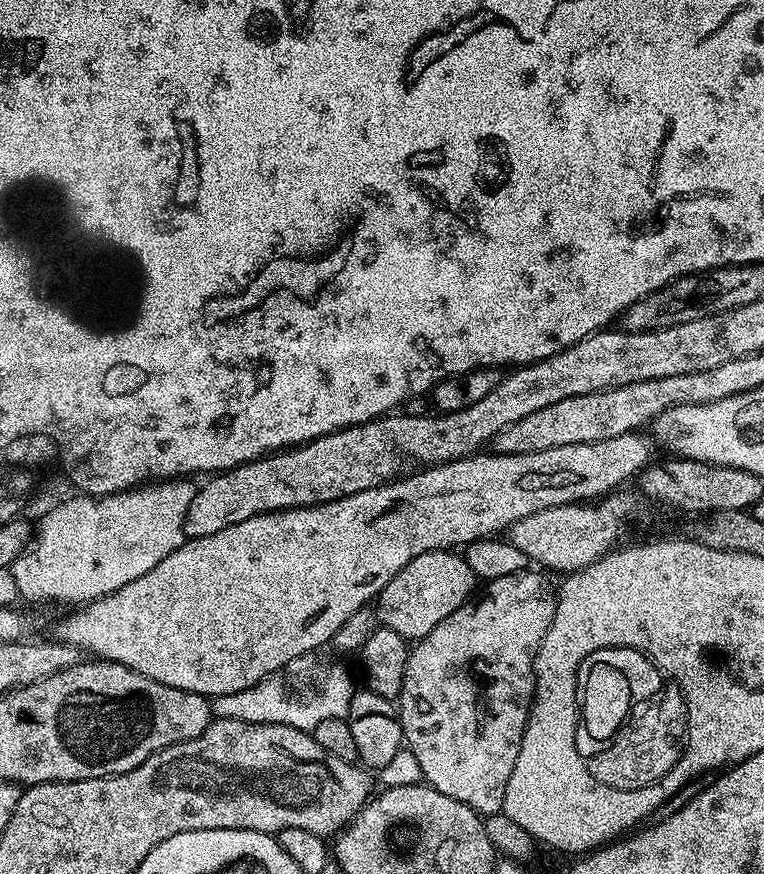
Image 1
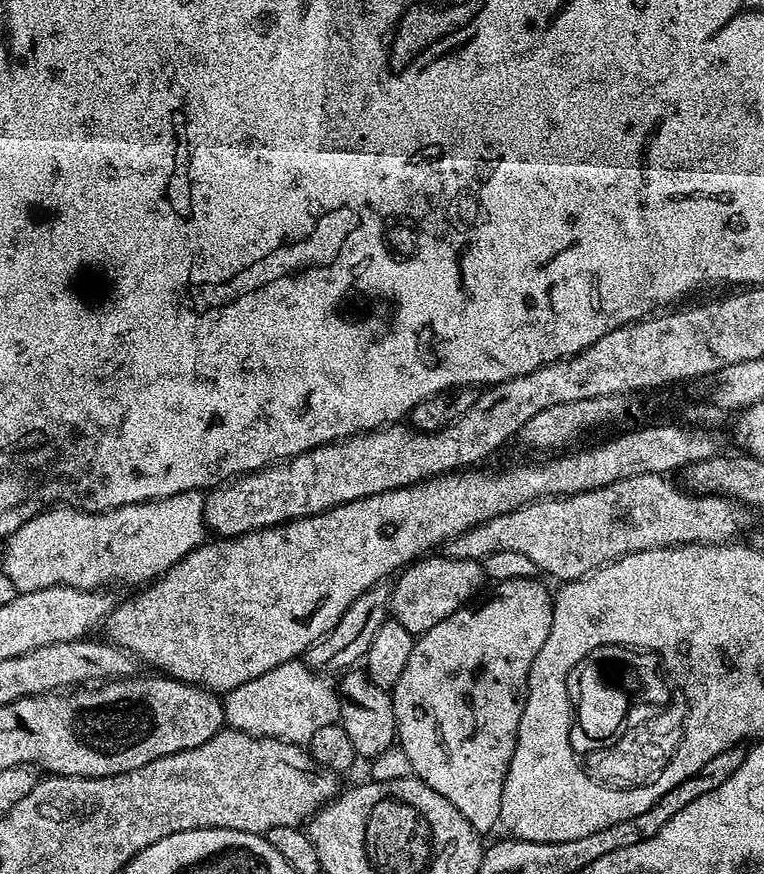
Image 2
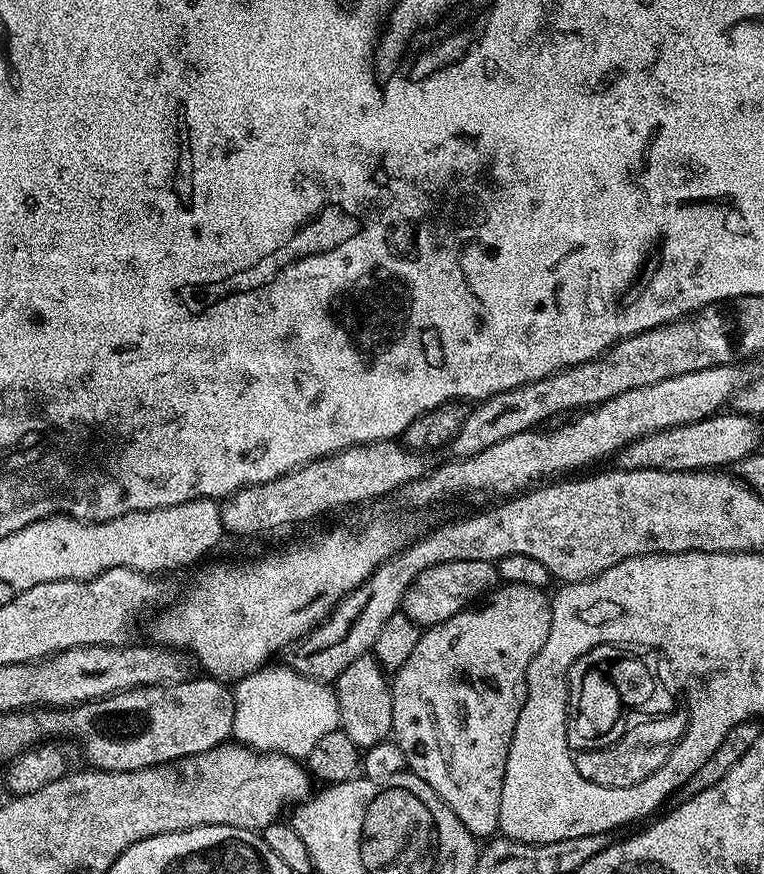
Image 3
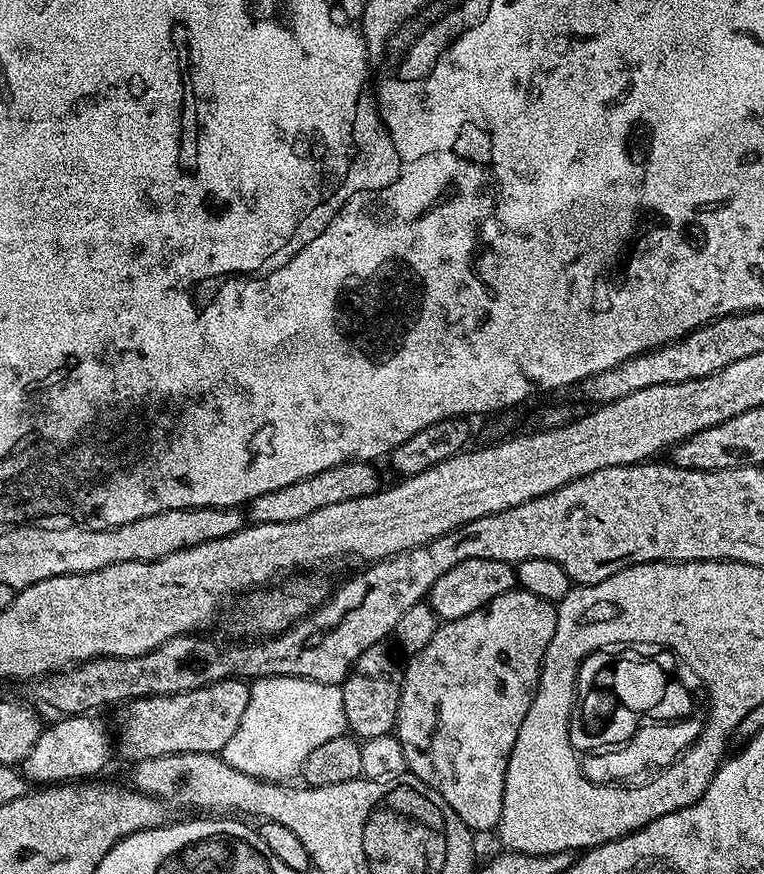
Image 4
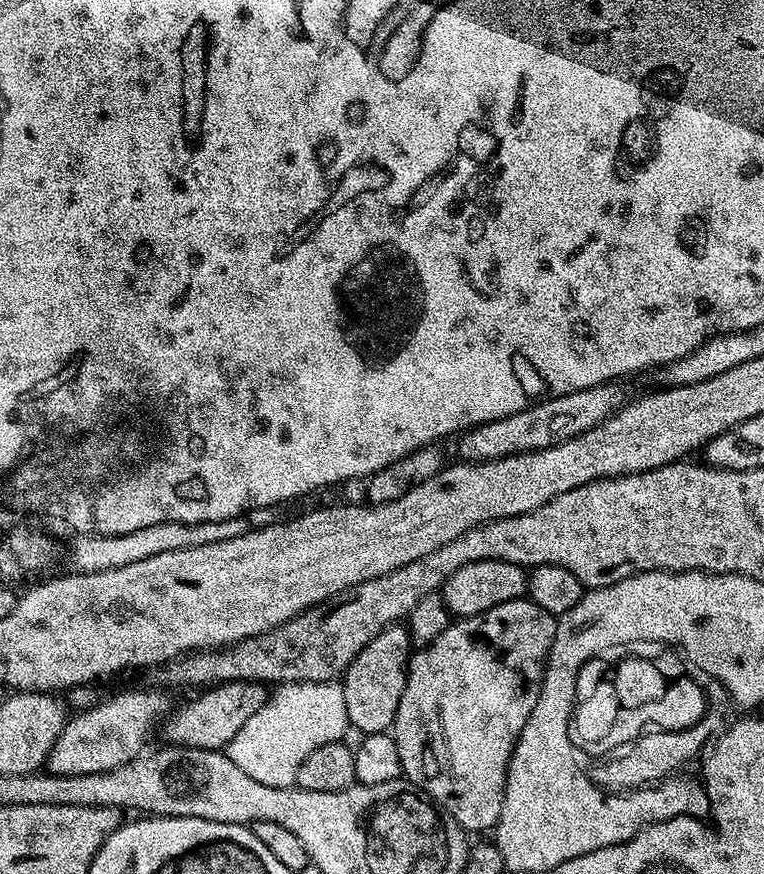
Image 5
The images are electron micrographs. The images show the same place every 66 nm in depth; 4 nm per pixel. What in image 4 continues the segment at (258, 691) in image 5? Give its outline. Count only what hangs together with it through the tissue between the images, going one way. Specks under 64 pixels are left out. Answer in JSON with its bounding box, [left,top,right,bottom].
[114,678,250,760]

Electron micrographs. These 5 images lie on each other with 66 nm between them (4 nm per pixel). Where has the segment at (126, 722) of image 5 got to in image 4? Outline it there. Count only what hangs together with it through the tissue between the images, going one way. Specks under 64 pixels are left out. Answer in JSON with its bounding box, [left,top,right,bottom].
[22,715,114,786]

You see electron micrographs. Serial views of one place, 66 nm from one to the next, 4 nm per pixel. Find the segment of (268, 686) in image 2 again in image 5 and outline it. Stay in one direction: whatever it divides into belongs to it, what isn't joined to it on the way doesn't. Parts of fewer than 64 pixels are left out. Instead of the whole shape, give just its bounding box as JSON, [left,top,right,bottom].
[226,681,349,788]

